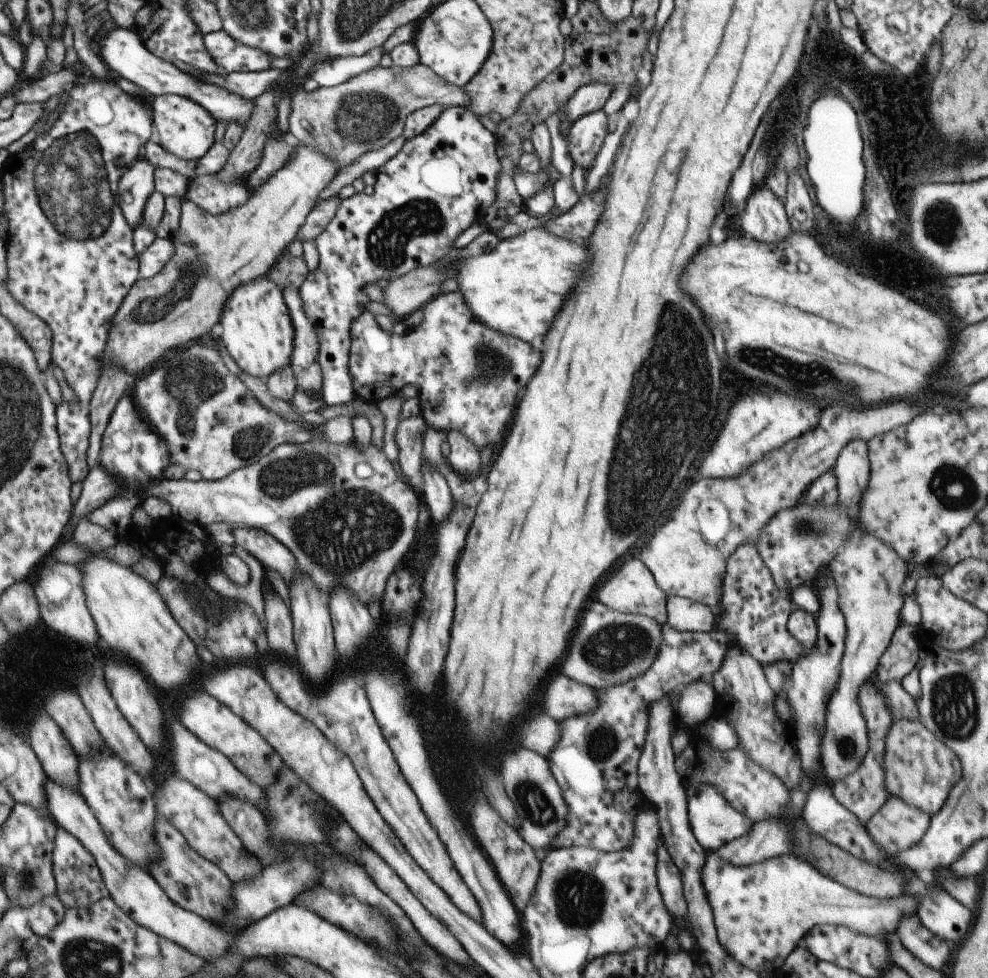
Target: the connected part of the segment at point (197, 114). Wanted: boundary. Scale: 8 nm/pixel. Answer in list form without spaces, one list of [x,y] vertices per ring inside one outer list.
[[[162,94],[151,98],[154,139],[163,150],[184,161],[201,158],[214,143],[216,122],[196,102],[179,95]]]

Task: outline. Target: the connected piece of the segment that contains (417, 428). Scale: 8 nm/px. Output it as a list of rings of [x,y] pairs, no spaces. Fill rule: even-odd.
[[[422,416],[399,419],[395,429],[399,468],[413,492],[421,492],[422,472],[419,472],[419,466],[422,460],[422,438],[426,429]]]

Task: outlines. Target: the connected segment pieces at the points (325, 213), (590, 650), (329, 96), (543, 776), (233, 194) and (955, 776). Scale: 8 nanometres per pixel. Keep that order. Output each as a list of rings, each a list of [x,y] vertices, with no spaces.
[[[337,195],[320,199],[309,211],[303,224],[297,229],[294,239],[300,243],[303,240],[314,240],[331,218],[333,218],[339,203],[340,199]]]
[[[599,602],[589,604],[581,618],[581,628],[577,624],[571,646],[561,664],[561,672],[567,678],[573,678],[575,682],[587,684],[591,688],[617,686],[641,676],[655,660],[659,642],[662,640],[662,630],[653,620],[643,615],[619,614]]]
[[[421,63],[409,68],[395,65],[385,68],[377,66],[332,87],[319,87],[313,91],[304,91],[301,87],[294,89],[290,93],[288,131],[297,138],[299,144],[321,153],[341,170],[352,165],[354,160],[365,152],[383,148],[387,142],[399,136],[407,116],[414,110],[429,105],[467,108],[468,102],[469,97],[463,92],[462,87],[445,82],[445,79]]]
[[[519,748],[517,752],[509,752],[501,758],[499,776],[503,782],[505,794],[513,802],[517,816],[521,820],[519,836],[533,851],[550,849],[550,846],[553,846],[551,841],[555,839],[555,834],[566,825],[568,810],[557,781],[550,772],[547,774],[545,758],[541,758],[535,752],[525,750],[525,748]]]
[[[205,175],[188,179],[188,187],[184,194],[200,209],[210,215],[220,215],[245,204],[249,192],[242,182],[224,183],[215,175]]]
[[[902,718],[892,722],[884,742],[884,783],[889,796],[899,797],[906,805],[931,816],[959,780],[958,758],[918,720]]]

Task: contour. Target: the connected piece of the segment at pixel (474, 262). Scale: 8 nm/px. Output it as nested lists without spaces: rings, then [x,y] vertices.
[[[543,228],[529,229],[514,237],[499,240],[489,253],[463,260],[458,274],[453,277],[459,284],[457,292],[462,294],[467,308],[470,308],[470,312],[482,325],[529,342],[533,334],[539,338],[547,334],[549,322],[553,322],[557,310],[563,304],[563,296],[567,298],[567,294],[575,286],[577,276],[587,262],[587,254],[589,252],[583,244],[575,244],[572,240],[555,236]]]

